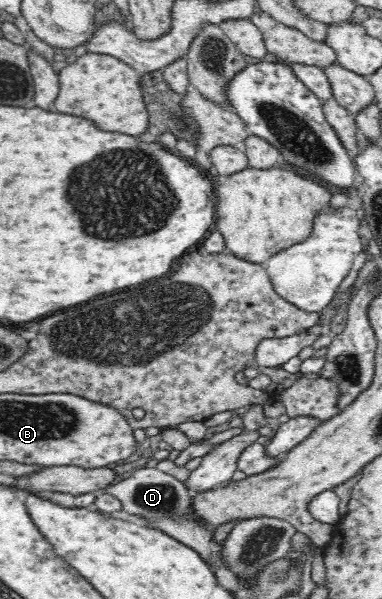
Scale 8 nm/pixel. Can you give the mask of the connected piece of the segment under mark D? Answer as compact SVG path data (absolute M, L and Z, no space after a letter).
M155 469L136 470L130 477L110 485L101 492L118 498L122 503L122 509L128 514L144 518L146 526L164 531L178 542L193 548L208 563L212 572L215 572L220 565L227 568L223 562L223 545L213 540L215 527L206 524L197 516L193 510L193 493L170 474Z

